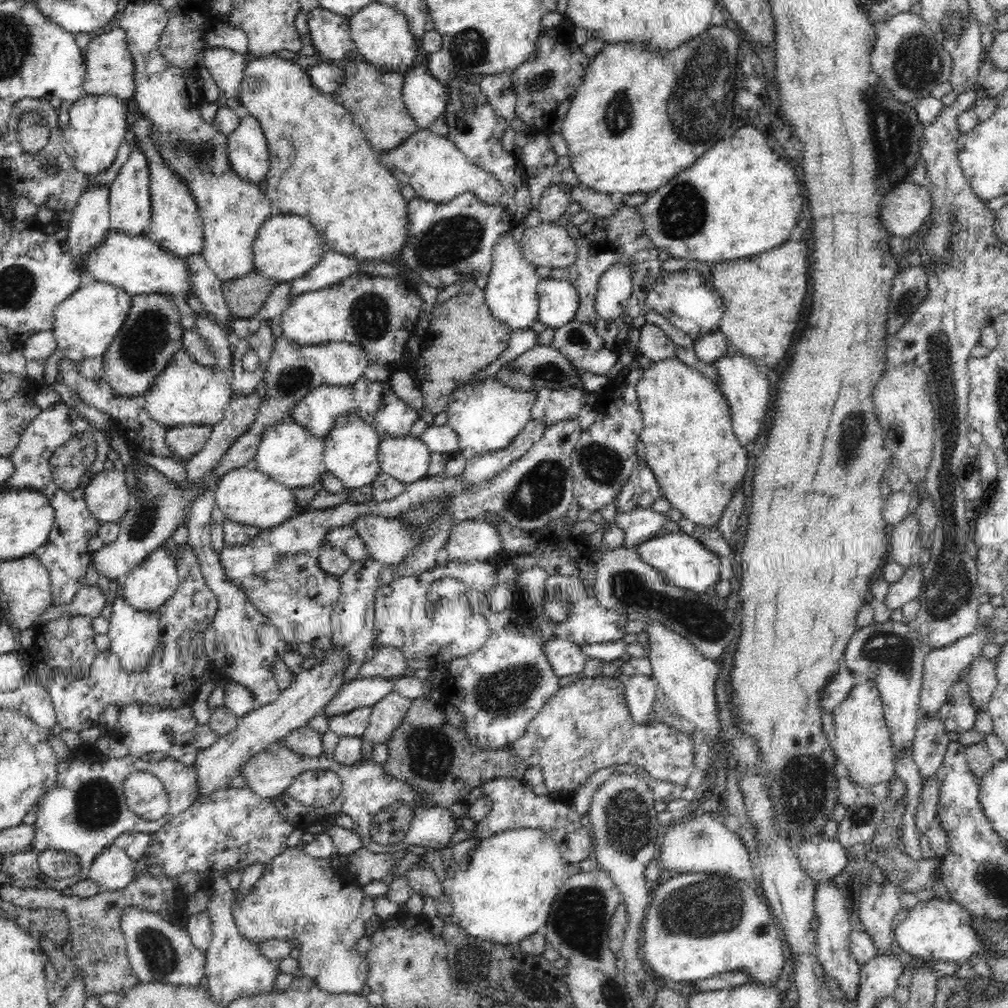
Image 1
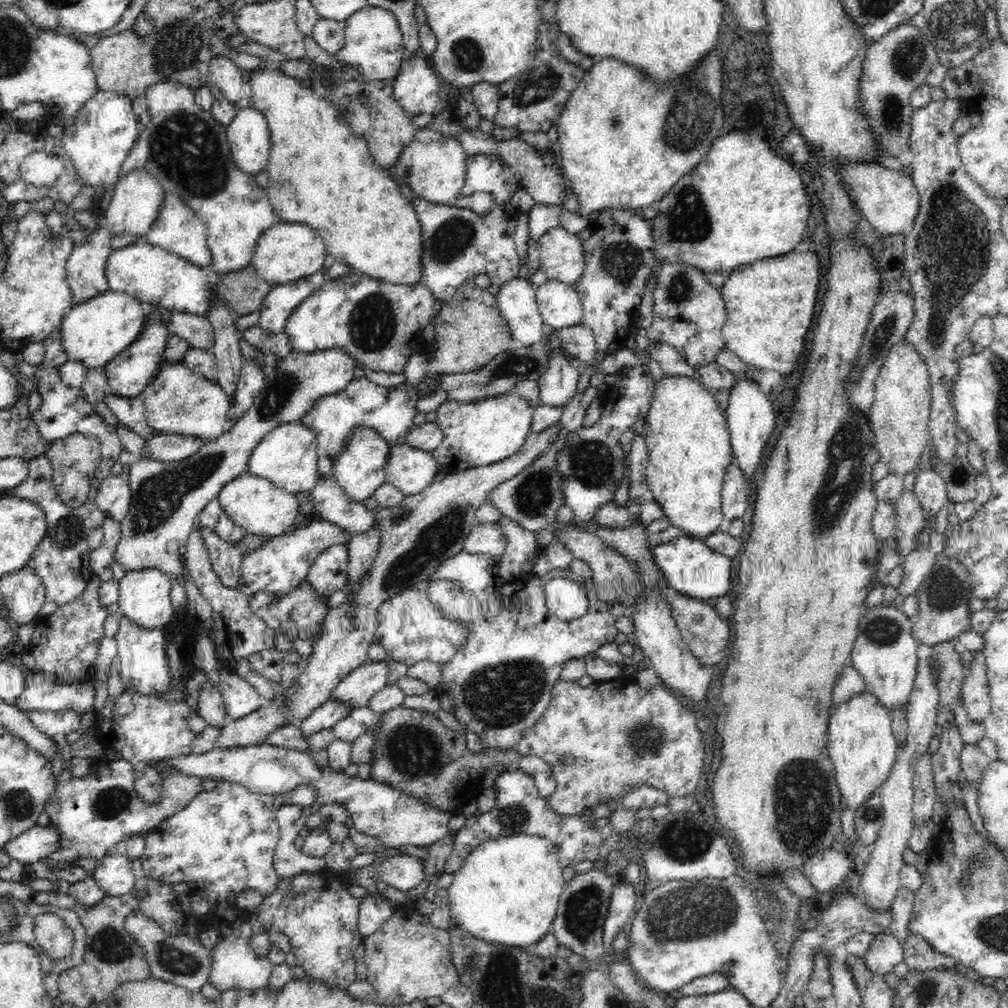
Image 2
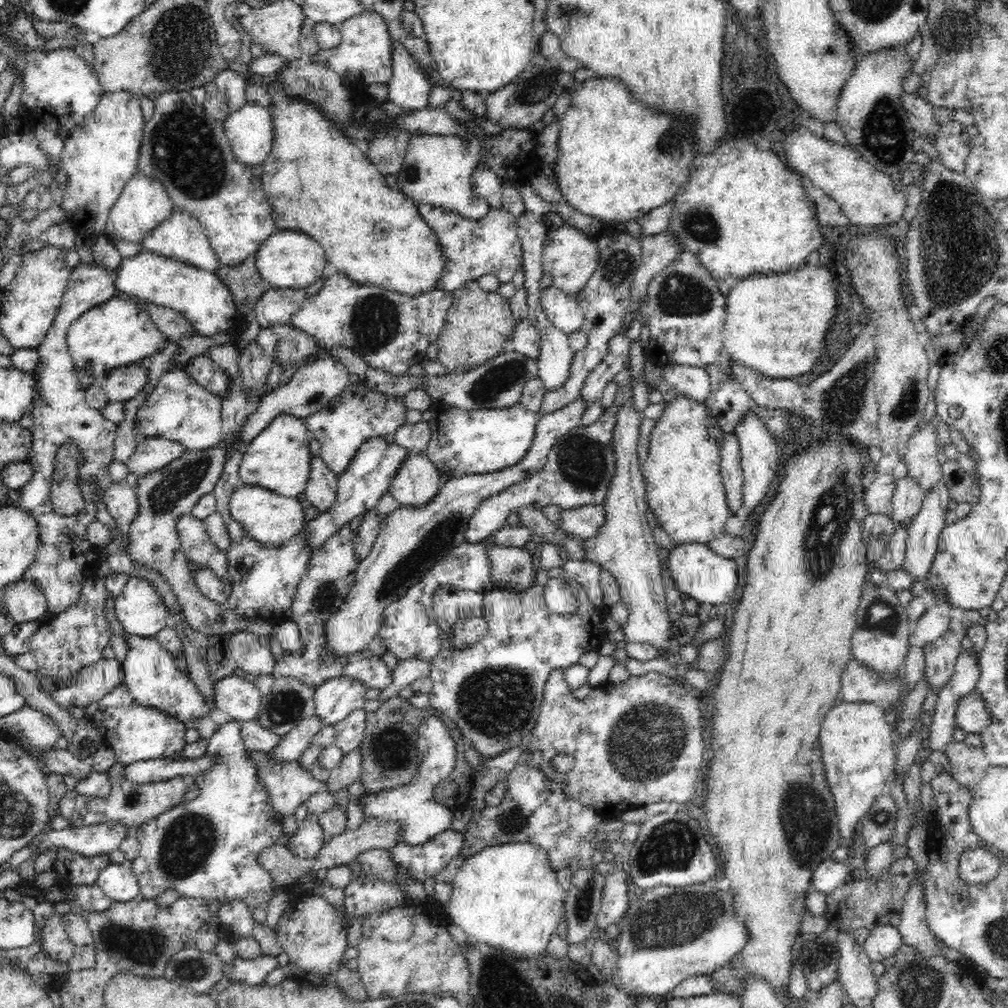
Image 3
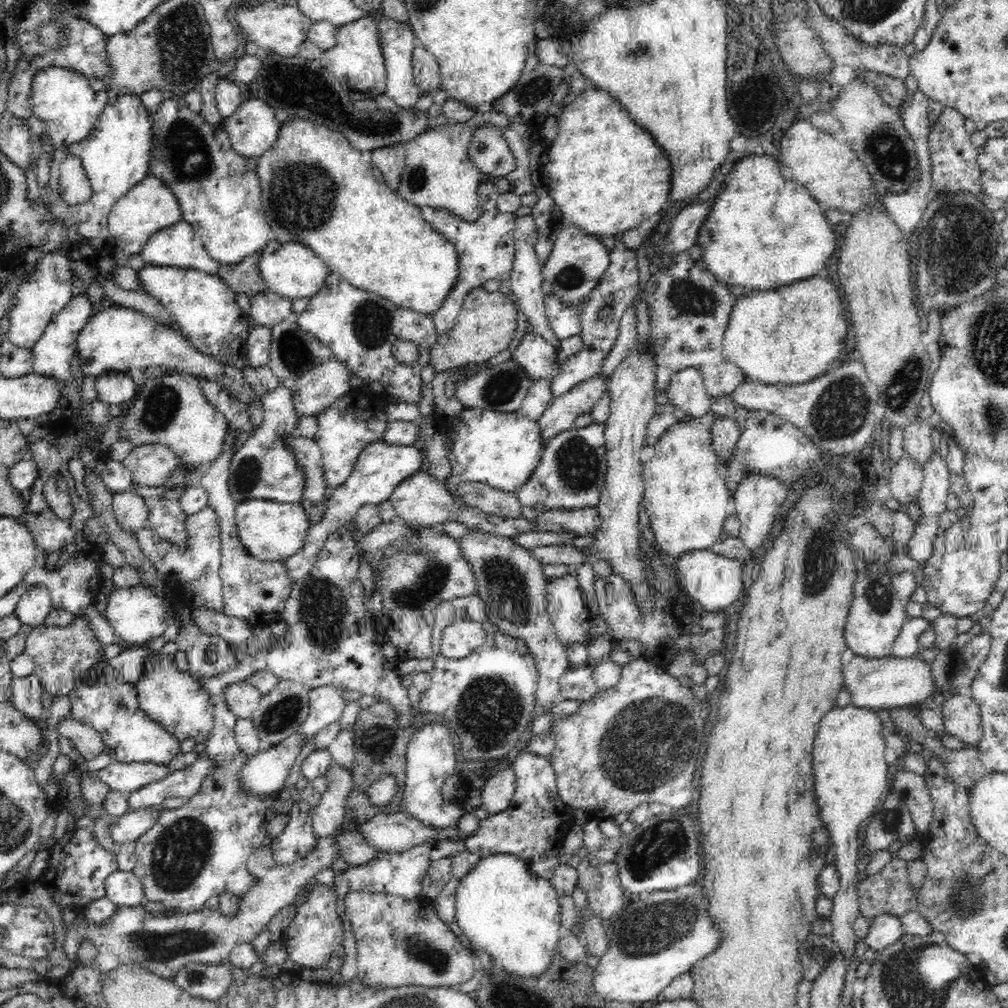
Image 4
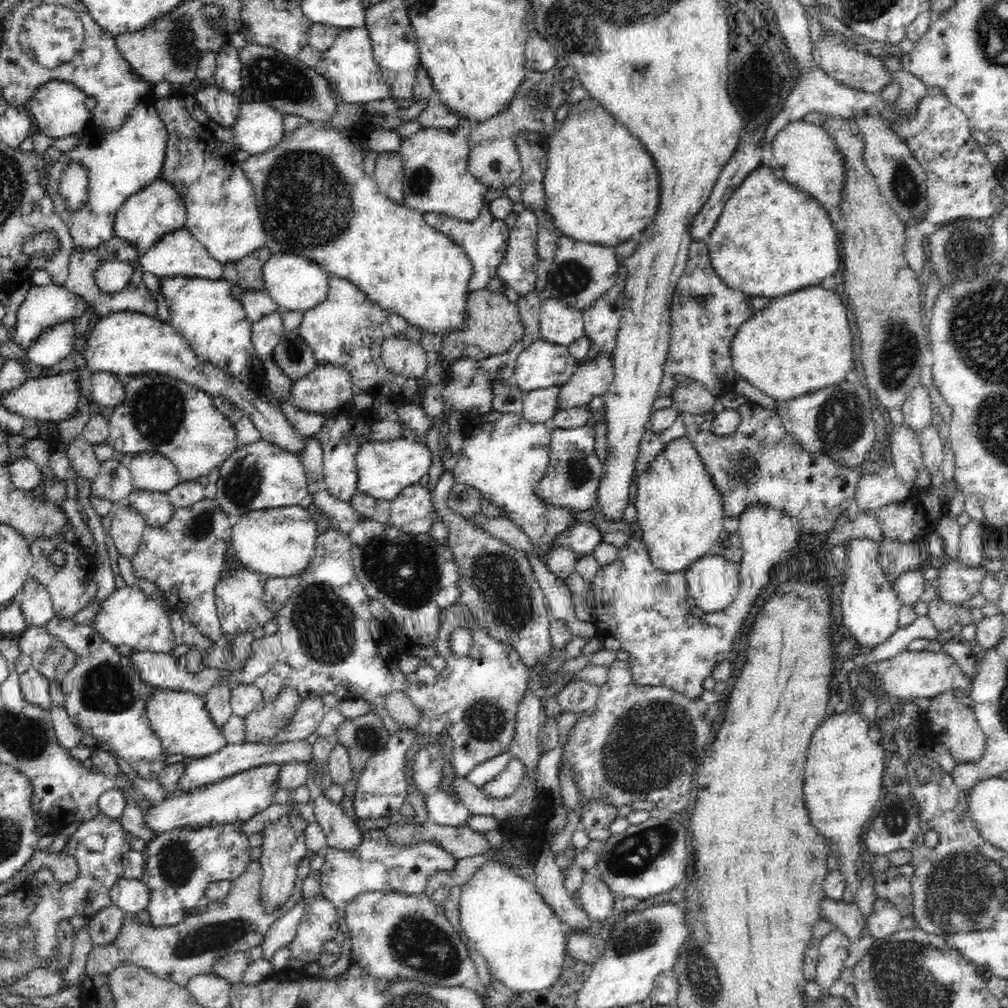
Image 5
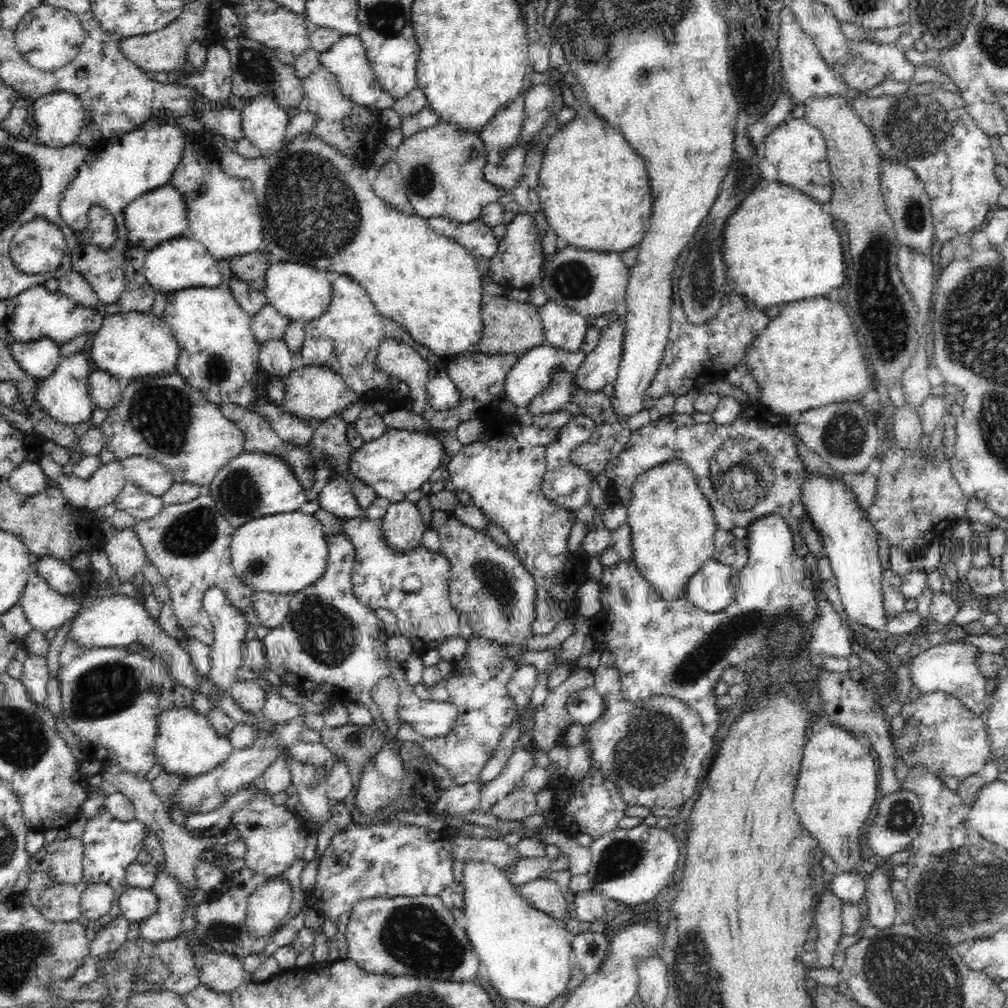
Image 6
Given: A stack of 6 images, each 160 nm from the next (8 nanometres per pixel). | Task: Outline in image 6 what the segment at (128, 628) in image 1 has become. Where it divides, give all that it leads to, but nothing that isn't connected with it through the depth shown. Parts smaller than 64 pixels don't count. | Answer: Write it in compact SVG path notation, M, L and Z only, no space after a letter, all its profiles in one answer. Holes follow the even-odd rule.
M192 708L172 709L157 716L159 734L154 748L157 764L163 767L162 771L189 776L189 778L206 774L226 762L233 754L228 737L220 736L210 727L206 714L196 714Z

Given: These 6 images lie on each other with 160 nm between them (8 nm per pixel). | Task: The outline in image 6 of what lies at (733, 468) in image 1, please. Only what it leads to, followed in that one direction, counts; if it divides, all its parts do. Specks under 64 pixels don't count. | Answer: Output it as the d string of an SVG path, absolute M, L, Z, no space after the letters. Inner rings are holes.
M669 460L659 464L634 481L630 503L628 504L628 519L626 524L632 530L632 559L638 565L640 575L654 587L656 596L662 600L676 600L686 596L686 583L698 572L702 564L713 559L715 550L715 533L719 530L714 512L708 499L697 485L694 473L682 461Z

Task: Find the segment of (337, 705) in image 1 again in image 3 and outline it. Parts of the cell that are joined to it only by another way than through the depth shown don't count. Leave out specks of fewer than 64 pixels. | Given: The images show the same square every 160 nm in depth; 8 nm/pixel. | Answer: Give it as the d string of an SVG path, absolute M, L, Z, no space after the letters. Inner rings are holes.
M314 714L310 718L305 718L282 736L276 748L268 752L269 756L275 764L298 761L304 749L310 746L312 739L322 727L322 721L318 715Z

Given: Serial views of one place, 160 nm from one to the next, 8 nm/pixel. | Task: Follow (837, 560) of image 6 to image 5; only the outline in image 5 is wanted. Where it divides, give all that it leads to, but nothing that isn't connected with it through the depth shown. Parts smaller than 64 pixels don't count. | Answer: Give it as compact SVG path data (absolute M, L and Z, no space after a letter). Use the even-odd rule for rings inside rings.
M860 538L842 544L847 548L847 563L843 570L845 580L840 596L844 627L860 646L874 648L890 638L899 628L900 601L878 561L878 543Z

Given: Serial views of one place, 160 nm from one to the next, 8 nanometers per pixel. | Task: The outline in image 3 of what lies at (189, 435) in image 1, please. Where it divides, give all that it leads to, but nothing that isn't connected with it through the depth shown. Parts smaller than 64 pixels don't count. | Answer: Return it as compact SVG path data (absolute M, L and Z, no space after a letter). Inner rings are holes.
M158 437L139 438L134 454L126 463L130 472L138 476L158 470L180 458L187 450L182 444Z

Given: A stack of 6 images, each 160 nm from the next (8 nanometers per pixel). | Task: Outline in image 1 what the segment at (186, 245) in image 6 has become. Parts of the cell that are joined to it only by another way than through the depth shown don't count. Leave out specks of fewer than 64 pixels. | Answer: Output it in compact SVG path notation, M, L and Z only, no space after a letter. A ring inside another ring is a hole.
M140 116L132 125L130 135L135 149L142 152L148 161L152 212L149 222L150 230L146 236L167 251L186 258L198 254L202 250L204 242L203 220L186 181L178 179L176 173L164 163L162 155L154 146L152 128L150 120Z

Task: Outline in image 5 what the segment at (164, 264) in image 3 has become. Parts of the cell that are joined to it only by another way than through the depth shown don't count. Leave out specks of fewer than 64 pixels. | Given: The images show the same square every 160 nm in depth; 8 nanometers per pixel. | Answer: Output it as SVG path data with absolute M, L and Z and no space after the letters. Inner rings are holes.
M184 276L160 279L161 292L173 316L169 323L186 339L196 356L234 375L252 391L259 393L258 390L264 386L260 378L265 370L263 361L256 356L251 339L253 322L248 320L241 301L232 295L230 286L225 279L206 280Z

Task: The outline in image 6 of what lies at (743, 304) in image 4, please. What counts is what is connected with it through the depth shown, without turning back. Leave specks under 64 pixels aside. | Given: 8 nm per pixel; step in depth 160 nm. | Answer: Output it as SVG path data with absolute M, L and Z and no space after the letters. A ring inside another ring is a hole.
M824 296L785 304L741 360L759 388L760 402L774 414L787 417L834 401L859 401L873 388L863 356L866 350L860 350L862 340L852 326L849 311Z

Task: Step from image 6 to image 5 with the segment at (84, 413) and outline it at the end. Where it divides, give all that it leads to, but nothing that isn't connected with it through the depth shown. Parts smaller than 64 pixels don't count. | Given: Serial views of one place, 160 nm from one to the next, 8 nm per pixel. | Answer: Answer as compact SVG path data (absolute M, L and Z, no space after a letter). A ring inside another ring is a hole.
M78 368L71 369L64 374L43 375L29 378L21 387L1 394L1 403L4 408L21 414L26 418L32 418L36 422L51 420L60 422L75 416L80 402L80 387L78 384Z

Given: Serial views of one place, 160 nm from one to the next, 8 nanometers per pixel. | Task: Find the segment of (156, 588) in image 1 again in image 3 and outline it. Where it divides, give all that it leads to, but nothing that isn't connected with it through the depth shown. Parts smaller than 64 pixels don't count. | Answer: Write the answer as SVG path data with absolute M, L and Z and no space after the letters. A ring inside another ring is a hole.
M130 576L122 589L120 596L115 598L116 617L122 623L126 635L136 635L141 637L154 637L166 626L168 618L168 607L158 595L154 585L148 583L144 577Z

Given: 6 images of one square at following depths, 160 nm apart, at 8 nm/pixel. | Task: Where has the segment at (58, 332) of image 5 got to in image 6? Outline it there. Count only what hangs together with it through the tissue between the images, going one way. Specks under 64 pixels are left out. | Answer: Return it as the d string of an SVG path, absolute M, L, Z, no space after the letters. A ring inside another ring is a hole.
M44 337L32 342L13 340L8 348L18 366L34 380L42 382L60 364L63 358L60 355L60 347L54 340Z

